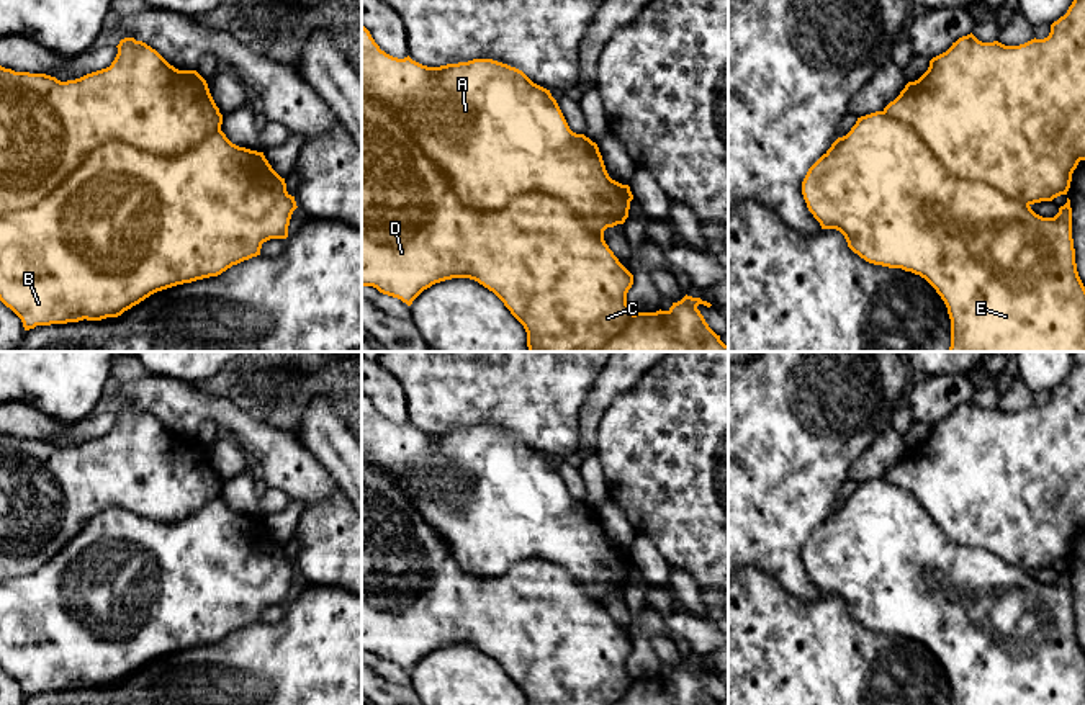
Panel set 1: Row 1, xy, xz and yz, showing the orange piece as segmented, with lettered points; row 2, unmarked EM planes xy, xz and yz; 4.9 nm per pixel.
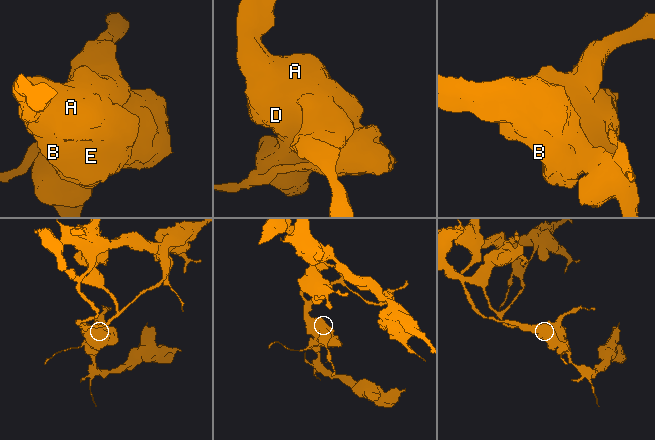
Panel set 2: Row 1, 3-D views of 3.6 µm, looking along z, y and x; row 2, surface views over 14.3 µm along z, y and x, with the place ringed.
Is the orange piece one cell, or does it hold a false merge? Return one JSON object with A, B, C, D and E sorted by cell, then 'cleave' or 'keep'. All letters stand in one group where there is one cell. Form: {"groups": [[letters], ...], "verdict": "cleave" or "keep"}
{"groups": [["A", "B", "E"], ["C", "D"]], "verdict": "cleave"}

